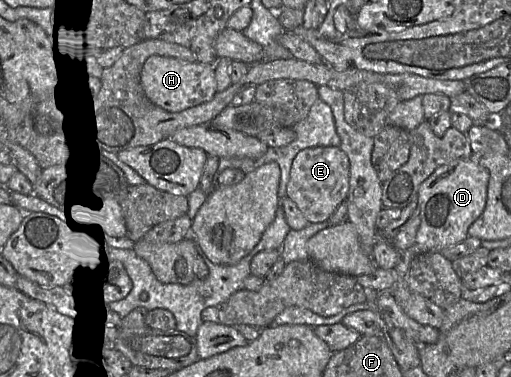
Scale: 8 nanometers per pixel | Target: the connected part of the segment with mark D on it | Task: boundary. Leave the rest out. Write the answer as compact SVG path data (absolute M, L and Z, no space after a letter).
M477 158L458 159L448 164L438 167L431 176L429 176L420 186L417 194L418 203L420 206L420 226L416 234L415 244L420 252L439 252L446 247L454 246L468 237L468 229L470 225L483 213L487 201L487 189L489 182L489 172L482 167Z

